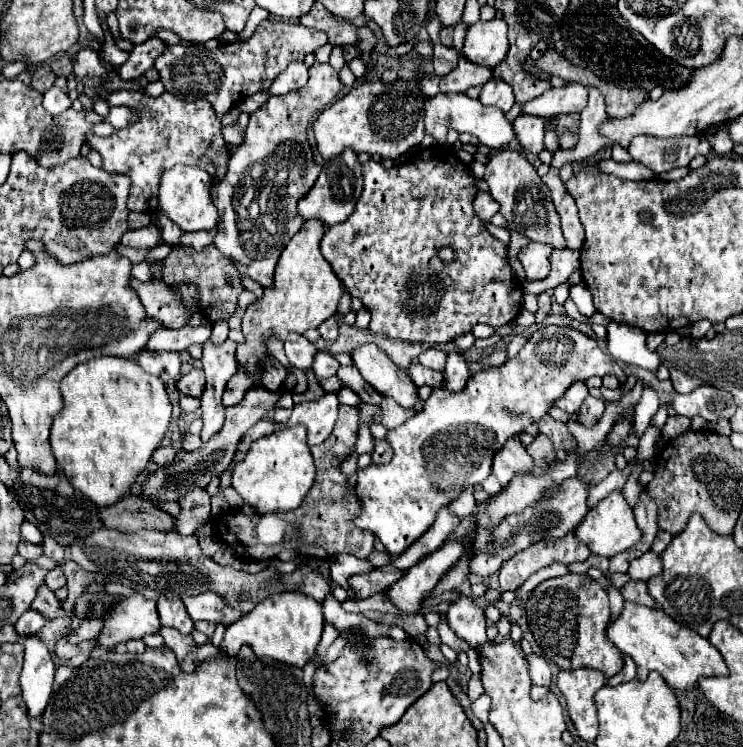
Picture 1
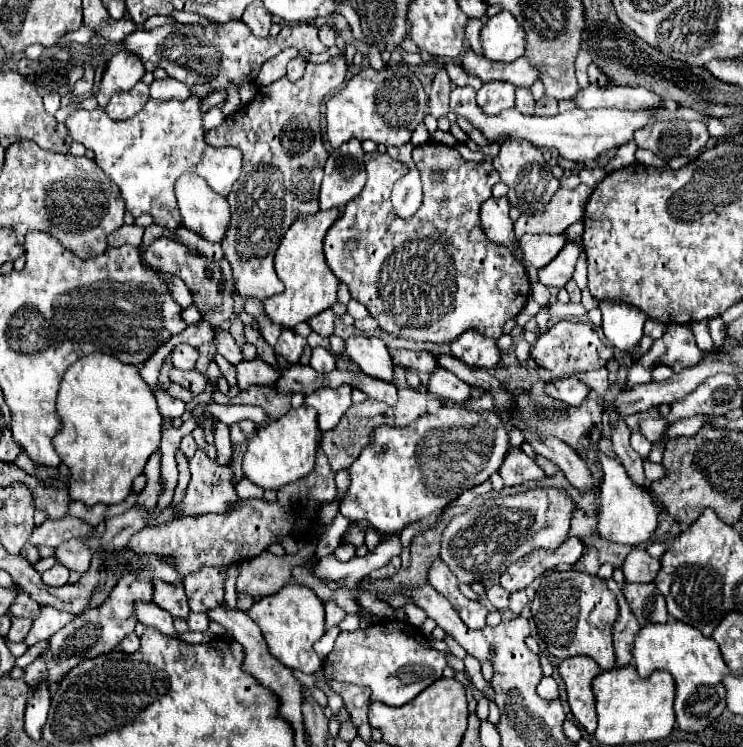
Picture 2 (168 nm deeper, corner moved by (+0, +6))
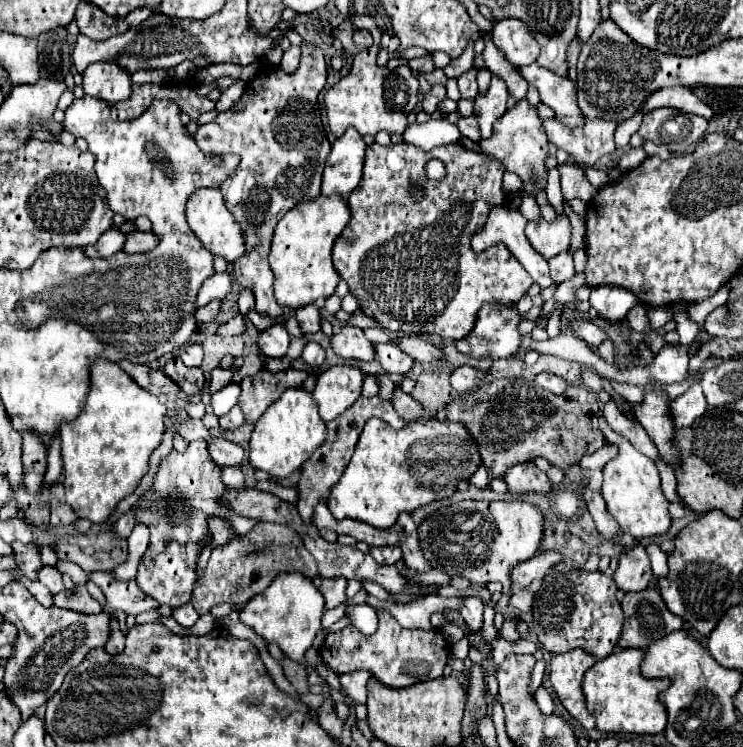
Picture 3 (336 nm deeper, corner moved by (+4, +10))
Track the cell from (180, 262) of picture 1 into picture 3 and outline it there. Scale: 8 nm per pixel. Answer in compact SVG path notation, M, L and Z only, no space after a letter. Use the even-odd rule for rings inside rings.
M129 232L127 242L123 246L123 252L137 254L137 252L149 252L157 246L157 236L153 232Z

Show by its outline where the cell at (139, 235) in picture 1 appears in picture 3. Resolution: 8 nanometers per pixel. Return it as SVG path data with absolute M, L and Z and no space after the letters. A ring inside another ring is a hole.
M111 228L111 230L107 230L107 234L103 234L99 238L99 242L95 242L95 246L87 246L87 248L83 248L83 252L89 258L107 258L107 256L119 252L123 248L123 242L125 242L125 234Z

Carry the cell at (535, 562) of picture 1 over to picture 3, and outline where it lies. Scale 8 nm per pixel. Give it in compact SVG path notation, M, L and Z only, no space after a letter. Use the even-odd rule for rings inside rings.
M539 552L533 558L515 566L511 572L511 594L517 594L525 586L529 586L533 580L543 578L547 570L561 560L563 556L559 556L559 552Z

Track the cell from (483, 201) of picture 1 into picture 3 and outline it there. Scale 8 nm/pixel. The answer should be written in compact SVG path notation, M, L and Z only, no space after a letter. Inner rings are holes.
M497 206L497 208L491 210L485 228L479 230L479 232L473 236L471 246L473 246L475 252L483 252L487 246L493 246L493 244L497 244L497 242L503 242L503 244L511 250L511 254L523 264L523 268L529 272L529 276L533 278L533 282L537 282L541 288L549 288L549 286L555 284L555 282L551 280L551 276L549 276L549 264L547 264L547 260L545 260L541 254L537 254L537 250L535 250L533 246L529 246L527 236L525 236L525 232L523 232L523 230L525 230L525 224L527 224L527 218L519 212L519 208Z

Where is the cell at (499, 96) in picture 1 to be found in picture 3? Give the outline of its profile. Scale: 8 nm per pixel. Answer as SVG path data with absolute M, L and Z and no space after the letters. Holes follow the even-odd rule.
M493 78L489 92L485 96L475 98L475 116L481 126L481 138L491 138L493 122L505 114L507 100L509 92L501 78Z

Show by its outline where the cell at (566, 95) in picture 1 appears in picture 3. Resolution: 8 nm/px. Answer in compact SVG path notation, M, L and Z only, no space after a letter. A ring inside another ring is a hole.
M681 86L663 88L663 90L653 92L647 98L647 102L643 104L643 112L649 112L649 110L661 108L661 106L671 106L671 108L677 108L683 112L699 114L699 116L705 116L707 120L713 118L713 110L705 102L701 102L689 88L681 88Z

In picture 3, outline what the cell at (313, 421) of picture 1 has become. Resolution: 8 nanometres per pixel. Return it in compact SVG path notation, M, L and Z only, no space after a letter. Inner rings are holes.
M331 366L319 374L313 398L319 404L319 416L329 422L341 416L361 396L363 370L357 366Z

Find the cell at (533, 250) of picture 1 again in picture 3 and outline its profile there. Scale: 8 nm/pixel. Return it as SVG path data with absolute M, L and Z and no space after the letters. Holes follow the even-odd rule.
M559 214L553 222L547 222L545 218L529 220L525 234L531 246L549 260L555 254L569 250L571 220L567 214Z

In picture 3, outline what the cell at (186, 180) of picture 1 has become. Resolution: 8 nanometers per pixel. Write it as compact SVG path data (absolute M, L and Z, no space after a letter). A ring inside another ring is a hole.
M205 188L205 190L197 190L189 202L187 202L187 222L191 226L191 230L195 232L195 236L203 242L203 246L215 254L225 258L227 262L235 262L237 258L243 256L245 252L245 238L243 238L243 230L241 226L235 222L235 218L231 216L231 212L227 210L223 196L217 188Z

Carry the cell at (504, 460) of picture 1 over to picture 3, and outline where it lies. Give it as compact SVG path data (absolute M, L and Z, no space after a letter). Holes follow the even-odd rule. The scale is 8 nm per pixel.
M533 462L511 466L505 472L505 482L511 494L521 494L521 492L547 494L551 490L551 480Z

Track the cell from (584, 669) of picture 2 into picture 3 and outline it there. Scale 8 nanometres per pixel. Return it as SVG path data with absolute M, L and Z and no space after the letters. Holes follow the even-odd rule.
M571 650L565 654L555 654L551 658L549 682L559 696L567 712L583 724L585 730L595 728L595 718L585 708L585 696L581 692L581 680L585 672L595 664L595 658L583 650Z

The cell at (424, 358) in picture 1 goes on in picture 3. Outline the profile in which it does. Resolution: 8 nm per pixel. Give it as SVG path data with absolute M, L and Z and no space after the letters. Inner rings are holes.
M387 342L387 344L375 344L375 352L377 352L377 360L381 362L385 372L389 372L389 374L407 374L413 368L413 364L415 364L413 358L403 354L391 342Z

